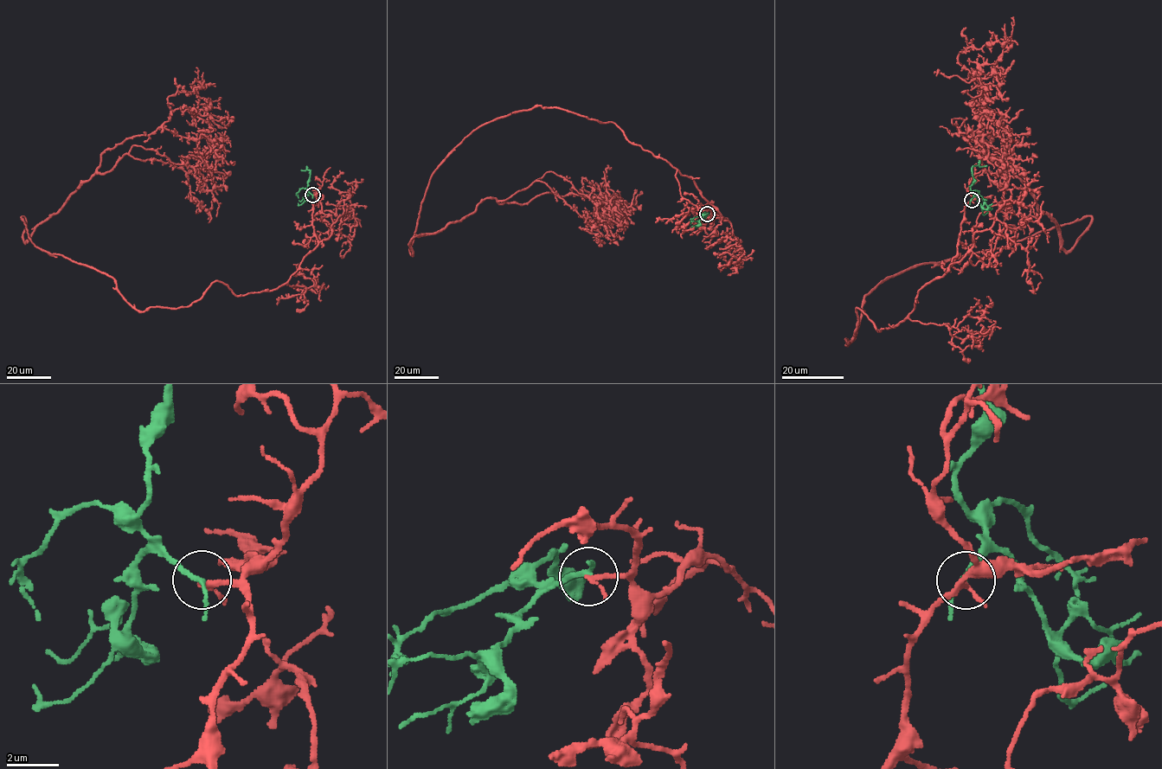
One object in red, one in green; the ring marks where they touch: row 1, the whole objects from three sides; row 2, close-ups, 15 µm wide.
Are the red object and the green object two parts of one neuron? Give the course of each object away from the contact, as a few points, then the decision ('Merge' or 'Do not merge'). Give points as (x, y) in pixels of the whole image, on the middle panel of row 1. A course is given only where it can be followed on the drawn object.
Course of red: (707, 214), (613, 123), (535, 105), (448, 155), (410, 253), (487, 197), (641, 191). Course of green: (707, 214), (702, 214), (704, 212), (709, 213), (698, 221). Merge

